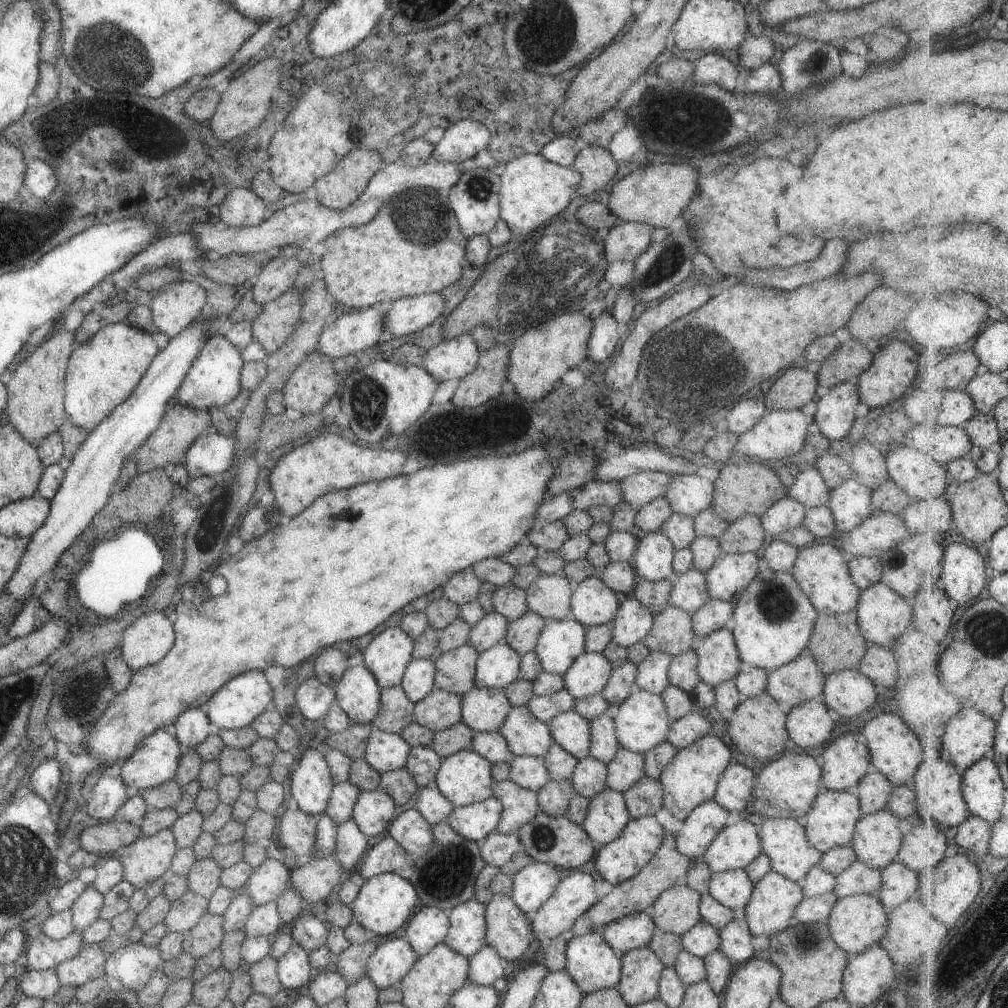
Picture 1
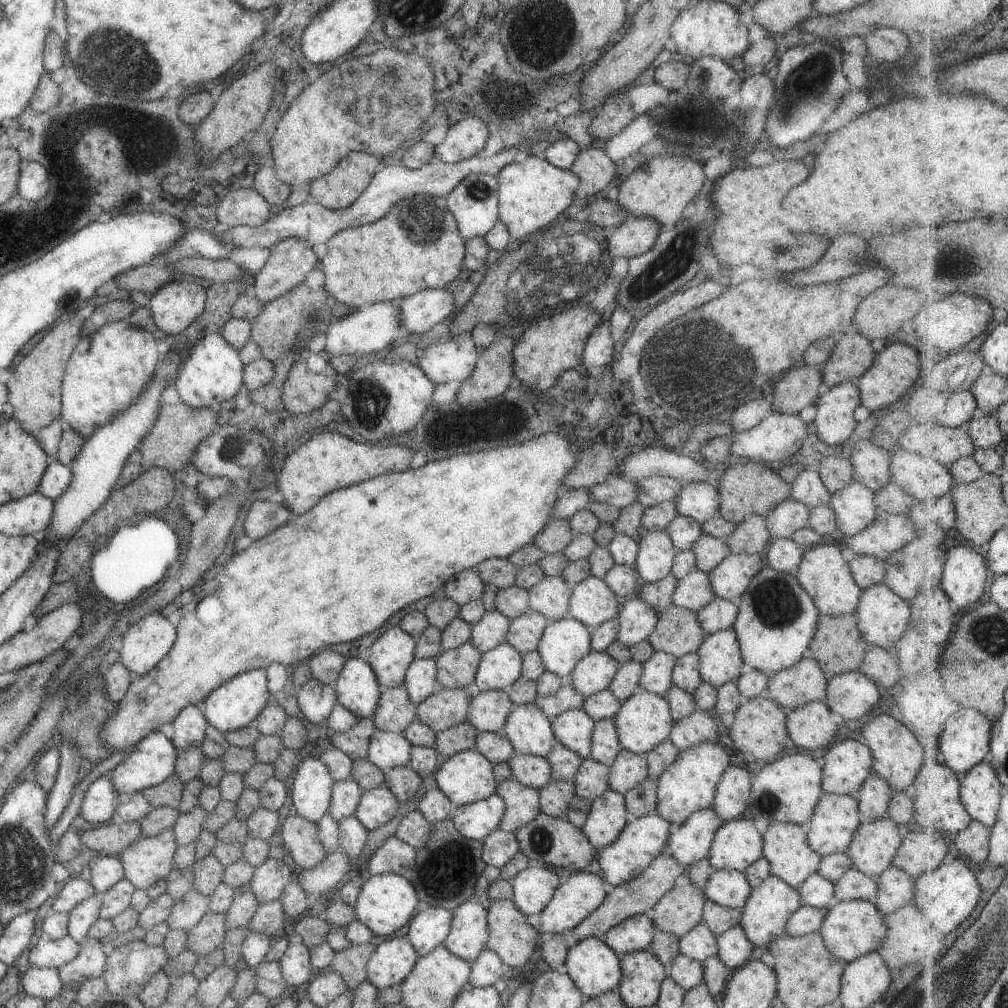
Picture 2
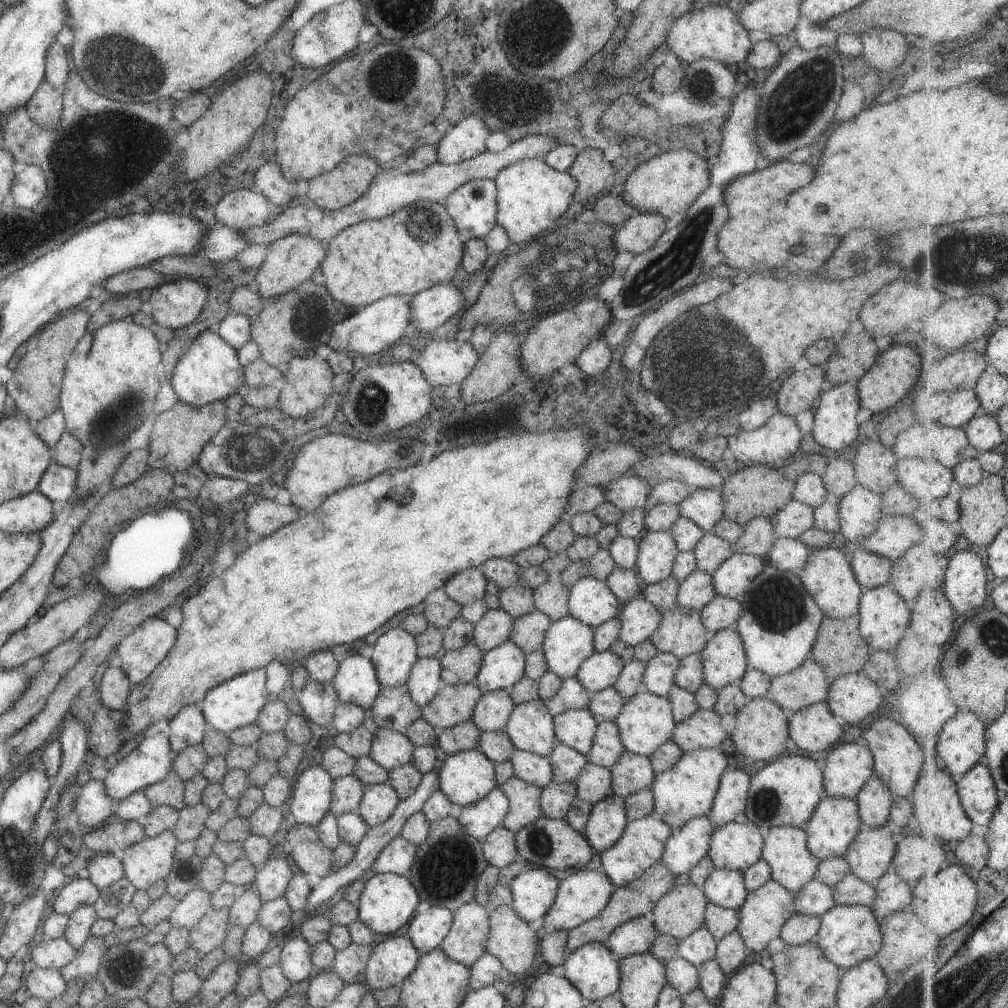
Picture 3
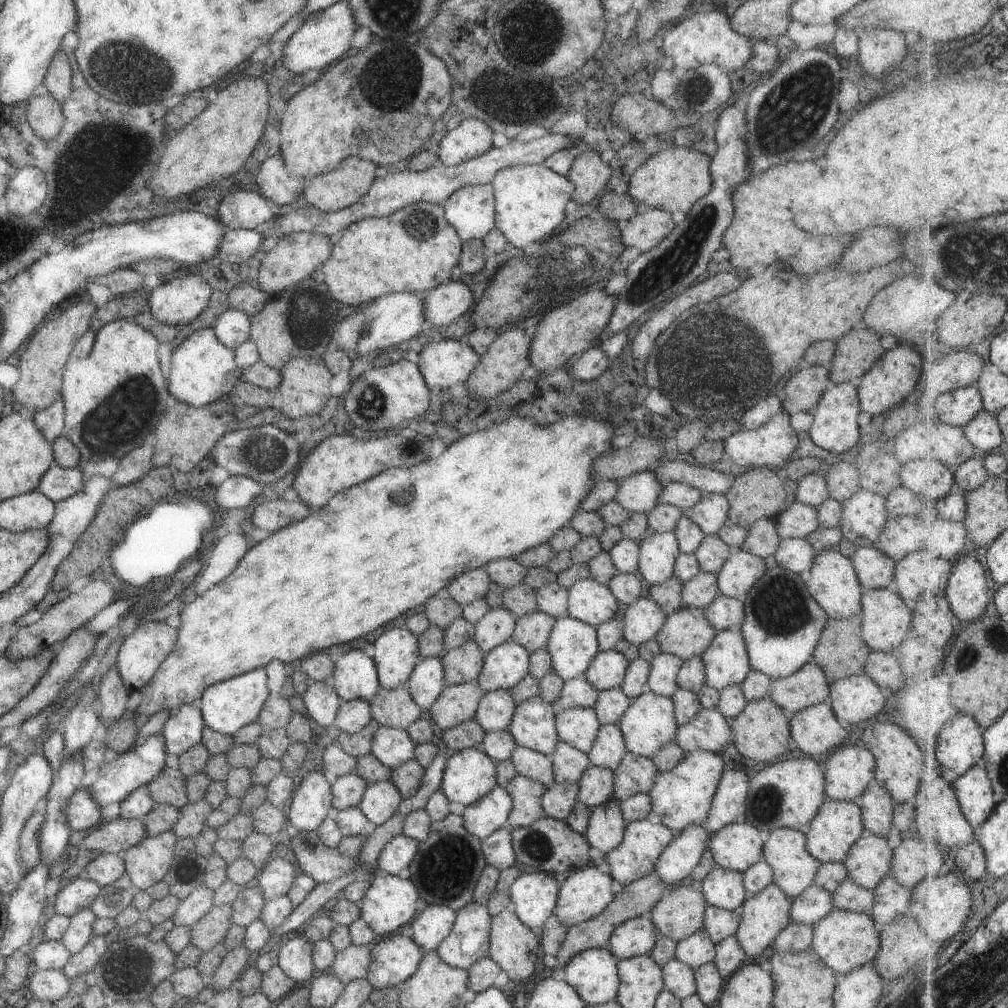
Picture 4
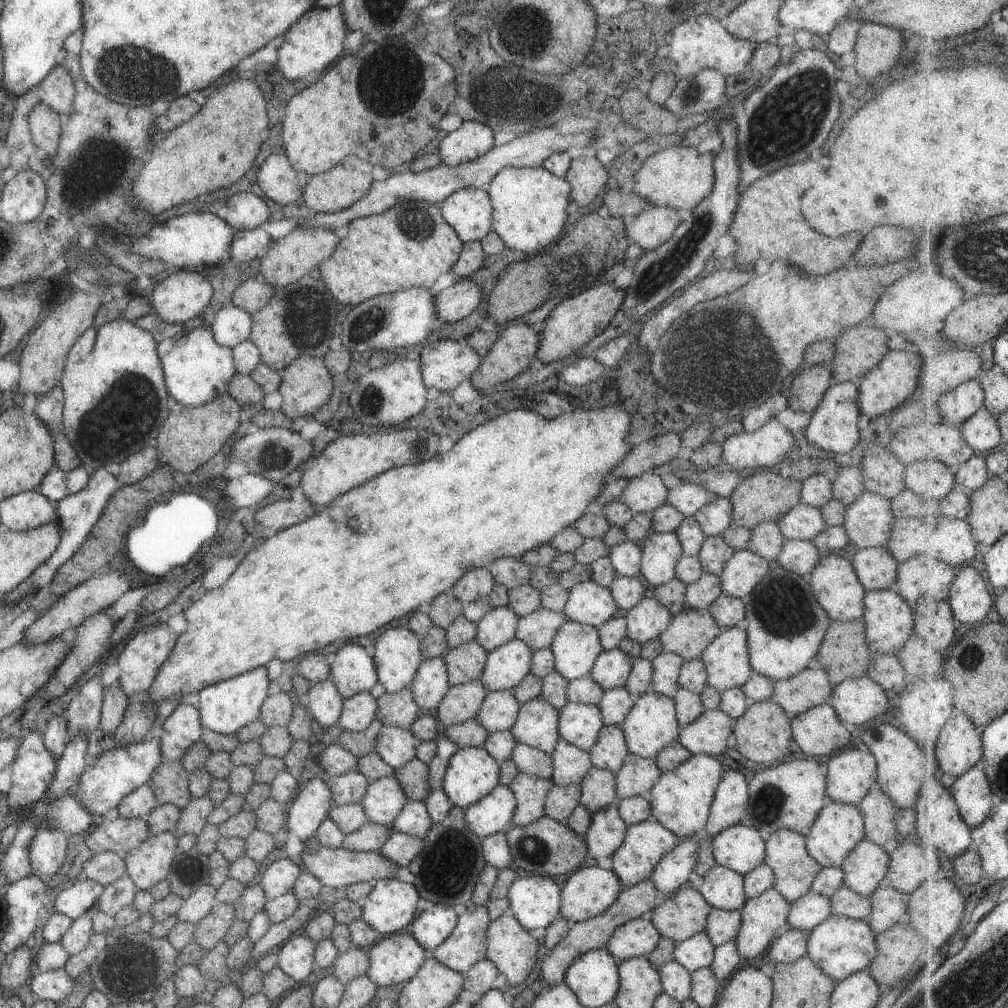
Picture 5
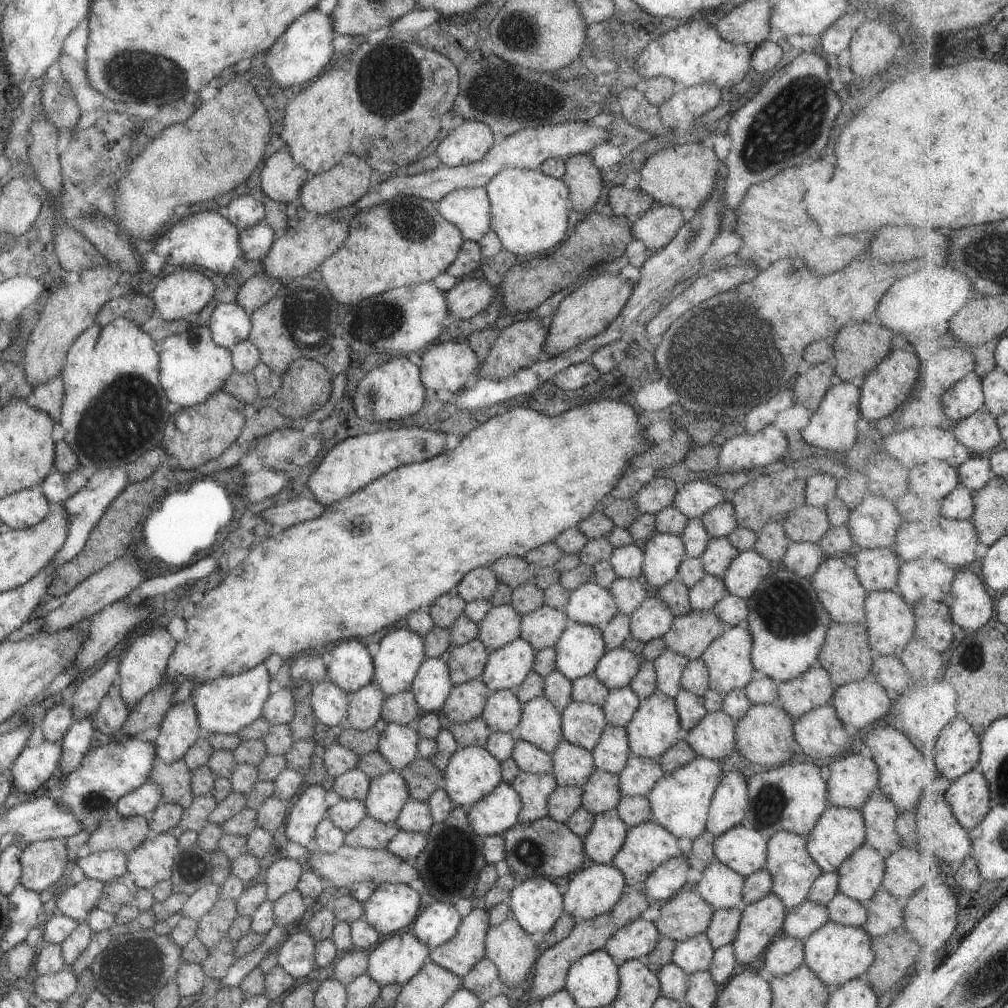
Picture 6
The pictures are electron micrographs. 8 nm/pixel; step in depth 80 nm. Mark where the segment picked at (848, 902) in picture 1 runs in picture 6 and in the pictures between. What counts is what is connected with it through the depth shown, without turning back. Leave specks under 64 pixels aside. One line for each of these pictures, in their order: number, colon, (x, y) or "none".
2: (849, 930)
3: (847, 935)
4: (843, 941)
5: (838, 947)
6: (836, 954)

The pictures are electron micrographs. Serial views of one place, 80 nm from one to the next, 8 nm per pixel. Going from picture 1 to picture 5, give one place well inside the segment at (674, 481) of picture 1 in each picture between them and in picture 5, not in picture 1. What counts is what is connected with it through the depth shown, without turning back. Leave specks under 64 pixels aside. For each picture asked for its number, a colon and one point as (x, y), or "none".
2: (697, 500)
3: (704, 507)
4: (710, 513)
5: (714, 518)

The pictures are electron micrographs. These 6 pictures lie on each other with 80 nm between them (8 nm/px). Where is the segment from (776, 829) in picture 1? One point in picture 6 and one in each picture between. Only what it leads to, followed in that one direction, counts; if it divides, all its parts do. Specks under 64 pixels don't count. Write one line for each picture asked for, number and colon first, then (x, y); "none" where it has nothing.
2: (784, 848)
3: (784, 850)
4: (793, 870)
5: (792, 869)
6: (792, 872)

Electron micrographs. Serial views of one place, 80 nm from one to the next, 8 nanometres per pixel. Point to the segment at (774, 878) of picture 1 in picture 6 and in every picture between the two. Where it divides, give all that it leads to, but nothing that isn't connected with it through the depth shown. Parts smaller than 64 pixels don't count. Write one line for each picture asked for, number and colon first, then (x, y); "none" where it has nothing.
2: (762, 918)
3: (764, 912)
4: (762, 916)
5: (761, 917)
6: (760, 921)

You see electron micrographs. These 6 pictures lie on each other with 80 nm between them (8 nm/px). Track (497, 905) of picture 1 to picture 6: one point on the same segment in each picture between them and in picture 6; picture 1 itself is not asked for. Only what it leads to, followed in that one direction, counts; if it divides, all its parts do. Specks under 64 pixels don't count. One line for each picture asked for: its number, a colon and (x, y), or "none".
2: (508, 936)
3: (510, 940)
4: (511, 945)
5: (508, 946)
6: (511, 950)

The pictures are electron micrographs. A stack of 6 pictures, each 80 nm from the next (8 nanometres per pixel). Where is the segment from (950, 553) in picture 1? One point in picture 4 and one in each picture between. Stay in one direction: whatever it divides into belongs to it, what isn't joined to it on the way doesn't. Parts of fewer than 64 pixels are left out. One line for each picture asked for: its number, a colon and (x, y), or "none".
2: (965, 580)
3: (966, 586)
4: (968, 592)

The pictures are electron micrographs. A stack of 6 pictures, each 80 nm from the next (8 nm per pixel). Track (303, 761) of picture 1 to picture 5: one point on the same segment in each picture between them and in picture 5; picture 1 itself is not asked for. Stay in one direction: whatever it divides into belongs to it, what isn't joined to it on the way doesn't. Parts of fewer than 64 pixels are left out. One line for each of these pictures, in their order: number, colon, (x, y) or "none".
2: (310, 790)
3: (310, 796)
4: (309, 804)
5: (309, 808)

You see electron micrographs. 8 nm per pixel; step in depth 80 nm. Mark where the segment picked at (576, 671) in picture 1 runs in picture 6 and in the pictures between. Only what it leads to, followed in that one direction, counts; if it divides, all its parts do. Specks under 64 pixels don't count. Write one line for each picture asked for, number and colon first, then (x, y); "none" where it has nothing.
2: (594, 672)
3: (598, 671)
4: (606, 670)
5: (611, 667)
6: (616, 667)

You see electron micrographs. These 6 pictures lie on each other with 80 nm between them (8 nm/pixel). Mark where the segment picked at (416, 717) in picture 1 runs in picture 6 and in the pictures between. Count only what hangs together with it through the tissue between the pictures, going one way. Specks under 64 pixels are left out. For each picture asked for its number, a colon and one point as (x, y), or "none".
2: (447, 707)
3: (453, 704)
4: (457, 703)
5: (461, 702)
6: (465, 701)

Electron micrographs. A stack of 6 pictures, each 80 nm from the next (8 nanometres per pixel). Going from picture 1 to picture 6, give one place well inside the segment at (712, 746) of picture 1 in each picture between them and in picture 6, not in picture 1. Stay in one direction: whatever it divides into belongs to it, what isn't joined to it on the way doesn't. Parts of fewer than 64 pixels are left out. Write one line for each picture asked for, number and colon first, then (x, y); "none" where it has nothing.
2: (687, 785)
3: (684, 791)
4: (681, 797)
5: (679, 800)
6: (679, 801)

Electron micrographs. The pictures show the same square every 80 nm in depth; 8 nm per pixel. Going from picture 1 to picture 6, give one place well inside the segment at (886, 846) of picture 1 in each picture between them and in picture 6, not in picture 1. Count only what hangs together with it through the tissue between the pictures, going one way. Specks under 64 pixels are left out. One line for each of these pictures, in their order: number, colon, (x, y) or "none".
2: (872, 848)
3: (868, 856)
4: (867, 862)
5: (865, 865)
6: (858, 877)

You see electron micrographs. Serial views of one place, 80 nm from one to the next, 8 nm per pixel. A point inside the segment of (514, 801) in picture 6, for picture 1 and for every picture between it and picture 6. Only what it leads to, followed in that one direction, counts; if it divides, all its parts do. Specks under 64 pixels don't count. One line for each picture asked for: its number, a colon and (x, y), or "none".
1: (474, 821)
2: (474, 821)
3: (478, 820)
4: (488, 814)
5: (491, 814)

